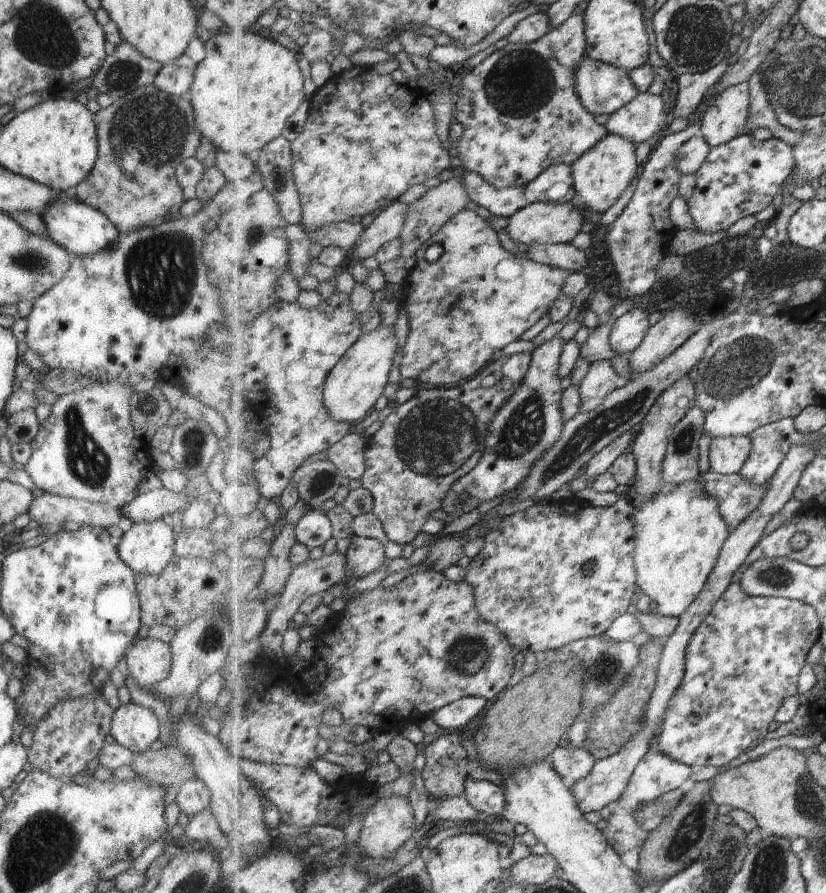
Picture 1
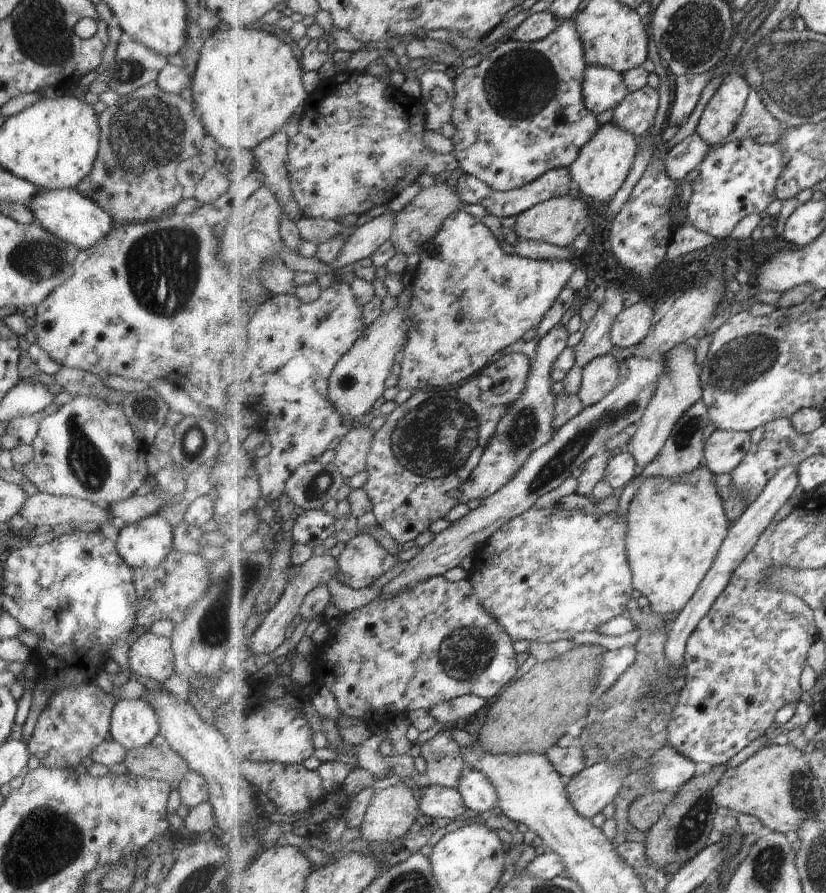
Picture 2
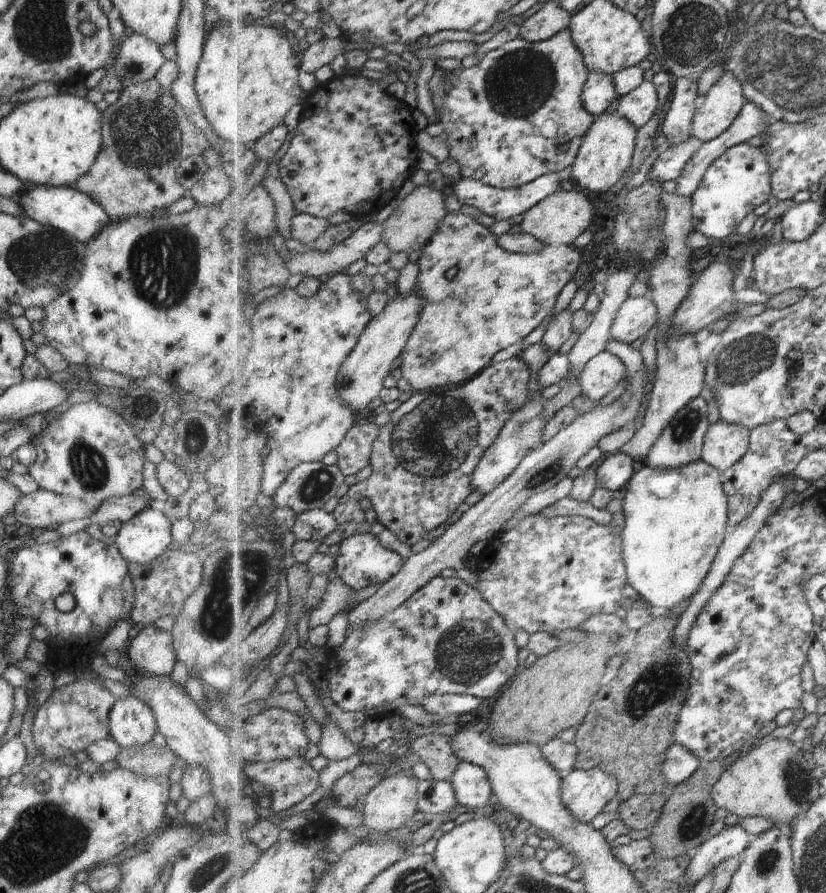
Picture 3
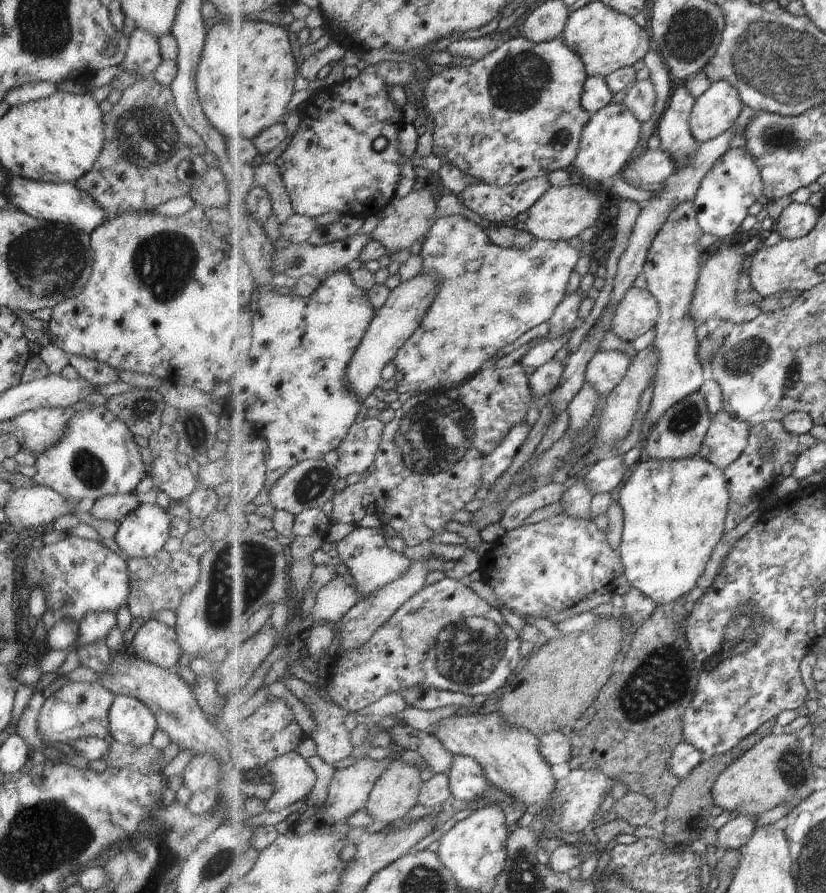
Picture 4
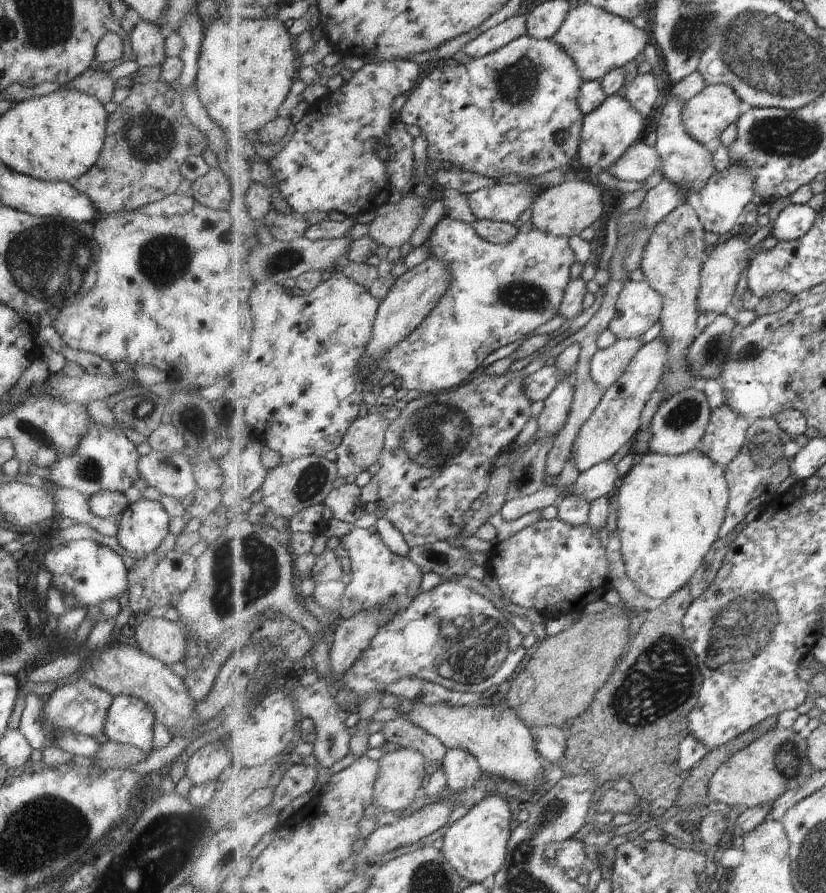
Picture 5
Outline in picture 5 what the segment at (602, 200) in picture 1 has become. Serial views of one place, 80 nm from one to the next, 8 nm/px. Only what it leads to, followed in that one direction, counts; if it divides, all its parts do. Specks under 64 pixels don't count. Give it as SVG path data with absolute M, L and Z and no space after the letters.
M609 96L603 106L593 110L585 118L582 129L582 145L579 150L579 162L585 171L601 170L609 172L611 166L615 166L623 160L631 148L639 143L647 132L647 120L623 96Z

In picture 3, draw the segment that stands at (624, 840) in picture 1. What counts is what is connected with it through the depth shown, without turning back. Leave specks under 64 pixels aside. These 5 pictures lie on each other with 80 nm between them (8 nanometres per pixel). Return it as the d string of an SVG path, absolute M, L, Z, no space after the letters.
M676 743L671 746L670 750L667 750L667 759L663 764L663 776L675 789L699 770L699 764L701 760L693 752Z

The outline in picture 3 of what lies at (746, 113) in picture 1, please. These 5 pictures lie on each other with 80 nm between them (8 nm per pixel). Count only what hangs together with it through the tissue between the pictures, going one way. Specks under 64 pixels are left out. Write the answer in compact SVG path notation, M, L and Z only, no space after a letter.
M728 71L704 96L692 123L692 136L703 143L718 138L731 129L747 102L741 80Z

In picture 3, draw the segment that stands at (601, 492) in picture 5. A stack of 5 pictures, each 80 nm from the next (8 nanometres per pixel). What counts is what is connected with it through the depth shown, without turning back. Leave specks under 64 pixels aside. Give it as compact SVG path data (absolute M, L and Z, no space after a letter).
M614 452L606 457L597 470L597 487L611 491L626 488L629 480L635 476L639 464L629 454Z

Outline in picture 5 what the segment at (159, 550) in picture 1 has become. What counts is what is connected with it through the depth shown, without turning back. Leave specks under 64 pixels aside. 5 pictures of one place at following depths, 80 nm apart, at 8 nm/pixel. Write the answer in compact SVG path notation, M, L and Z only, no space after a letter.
M139 499L127 504L117 516L117 542L130 556L153 553L168 533L170 516L153 500Z

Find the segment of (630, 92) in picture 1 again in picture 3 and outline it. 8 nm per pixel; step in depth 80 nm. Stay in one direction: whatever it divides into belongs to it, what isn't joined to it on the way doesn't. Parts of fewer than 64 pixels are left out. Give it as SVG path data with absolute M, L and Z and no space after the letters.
M590 72L582 100L587 111L599 118L609 110L609 106L619 99L619 90L615 78L603 72Z

